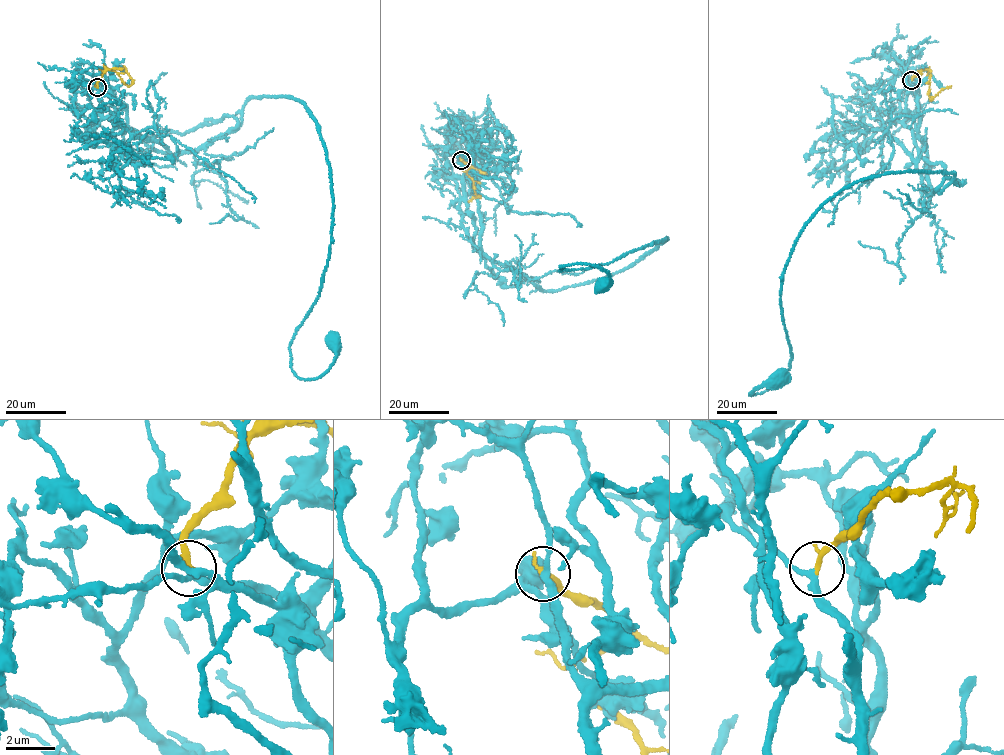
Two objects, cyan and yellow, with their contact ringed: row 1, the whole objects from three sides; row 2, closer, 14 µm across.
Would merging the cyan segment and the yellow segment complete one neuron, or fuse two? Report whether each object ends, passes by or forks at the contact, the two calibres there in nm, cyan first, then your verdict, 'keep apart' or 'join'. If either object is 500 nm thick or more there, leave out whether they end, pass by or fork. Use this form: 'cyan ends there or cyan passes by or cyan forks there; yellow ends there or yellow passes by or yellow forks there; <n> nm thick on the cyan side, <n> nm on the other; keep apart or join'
cyan passes by; yellow ends there; 240 nm thick on the cyan side, 240 nm on the other; join

